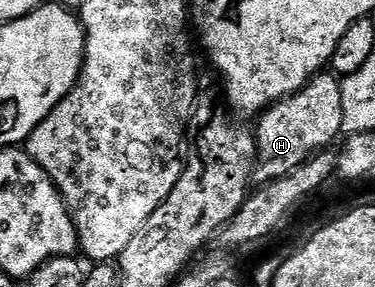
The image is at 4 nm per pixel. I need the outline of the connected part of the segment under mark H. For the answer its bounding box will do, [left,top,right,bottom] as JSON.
[254,70,344,185]

